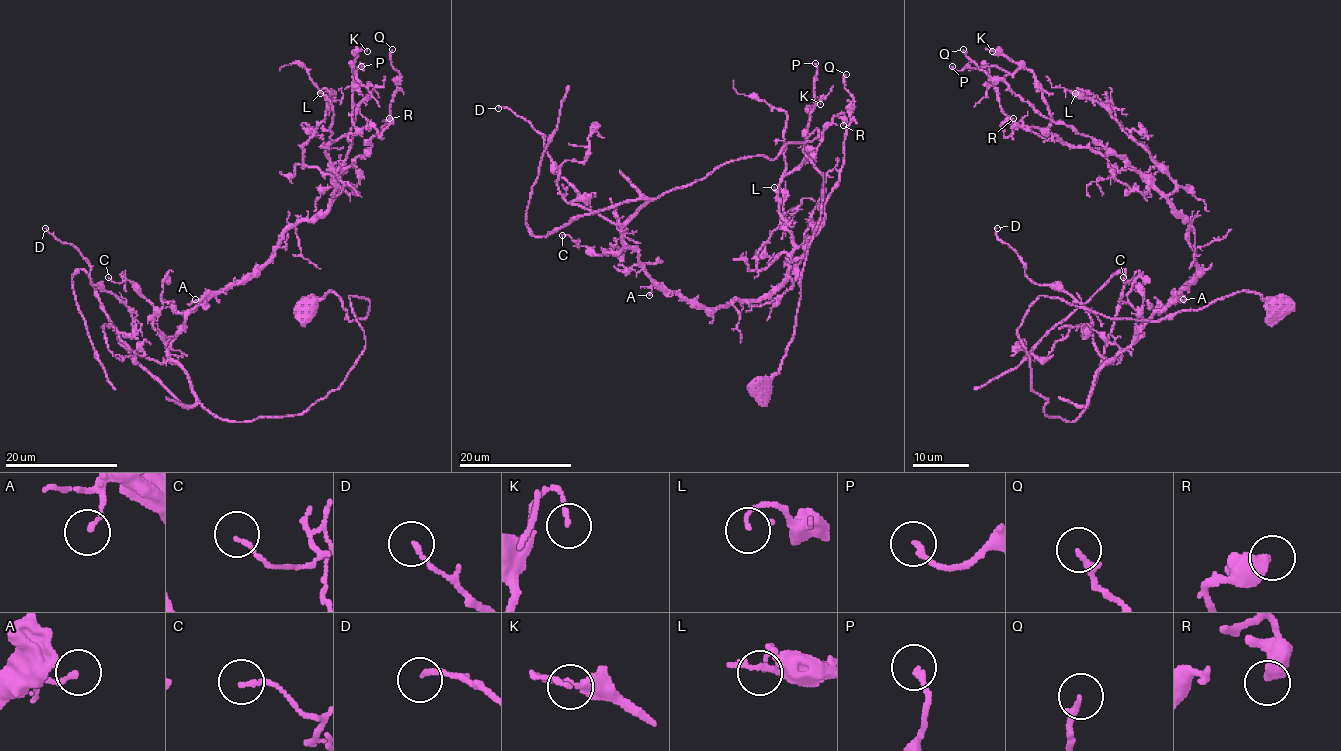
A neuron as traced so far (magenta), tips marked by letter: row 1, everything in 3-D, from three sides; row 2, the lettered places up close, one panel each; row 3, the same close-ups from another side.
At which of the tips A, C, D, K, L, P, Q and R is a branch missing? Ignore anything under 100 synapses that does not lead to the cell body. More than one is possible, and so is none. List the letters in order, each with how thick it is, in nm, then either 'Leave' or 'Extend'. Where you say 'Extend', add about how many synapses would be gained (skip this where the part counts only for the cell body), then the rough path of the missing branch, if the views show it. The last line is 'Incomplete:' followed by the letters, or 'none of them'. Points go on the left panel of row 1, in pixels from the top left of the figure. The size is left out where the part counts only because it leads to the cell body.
A: Thickness 150 nm. Leave
C: Thickness 130 nm. Leave
D: Thickness 160 nm. Leave
K: Thickness 120 nm. Leave
L: Thickness 100 nm. Leave
P: Thickness 200 nm. Leave
Q: Thickness 200 nm. Leave
R: Thickness 500 nm. Leave
Incomplete: none of them

